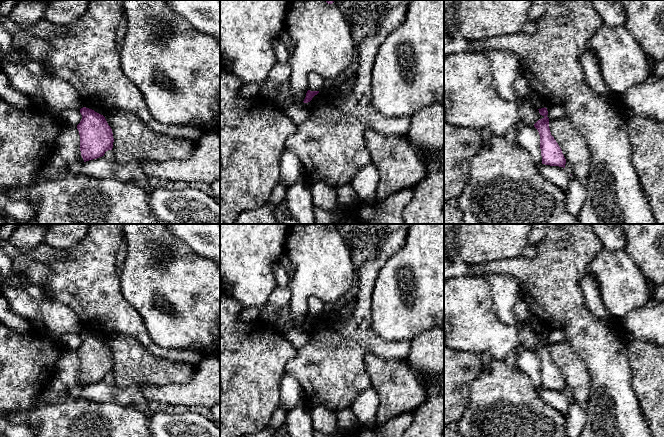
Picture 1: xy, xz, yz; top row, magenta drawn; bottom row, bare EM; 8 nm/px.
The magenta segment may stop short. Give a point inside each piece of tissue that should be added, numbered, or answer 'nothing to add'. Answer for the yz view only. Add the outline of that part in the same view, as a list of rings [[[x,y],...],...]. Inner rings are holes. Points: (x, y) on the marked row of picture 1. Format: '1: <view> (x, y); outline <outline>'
nothing to add

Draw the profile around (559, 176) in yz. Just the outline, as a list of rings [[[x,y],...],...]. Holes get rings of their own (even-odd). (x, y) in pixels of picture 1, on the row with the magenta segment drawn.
[[[541,164],[538,166],[538,171],[566,194],[571,175],[565,168]]]

